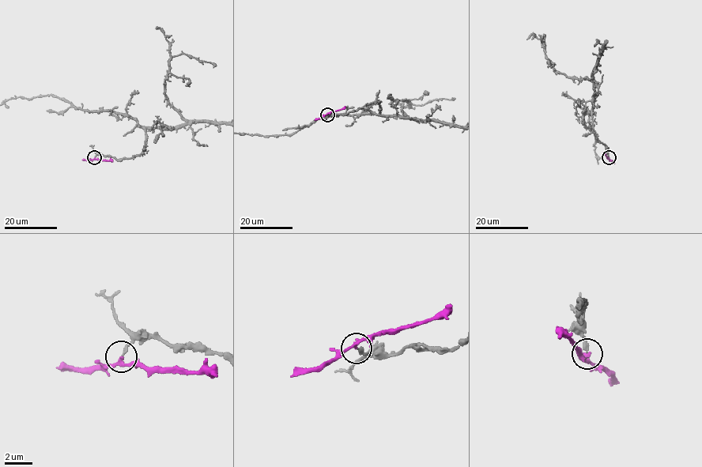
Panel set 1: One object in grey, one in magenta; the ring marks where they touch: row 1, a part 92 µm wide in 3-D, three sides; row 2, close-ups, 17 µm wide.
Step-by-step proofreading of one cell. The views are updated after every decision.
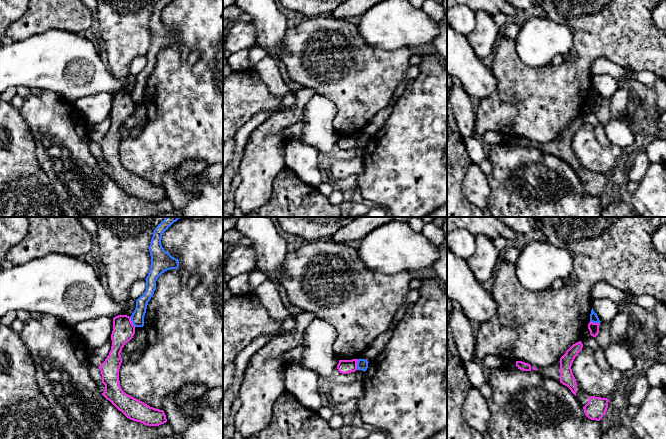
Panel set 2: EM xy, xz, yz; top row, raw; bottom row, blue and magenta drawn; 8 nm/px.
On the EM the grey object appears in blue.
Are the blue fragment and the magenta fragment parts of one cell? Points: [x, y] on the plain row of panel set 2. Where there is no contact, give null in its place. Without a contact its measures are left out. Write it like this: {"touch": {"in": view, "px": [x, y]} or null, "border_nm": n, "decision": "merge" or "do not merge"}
{"touch": {"in": "xz", "px": [357, 140]}, "border_nm": 90, "decision": "do not merge"}

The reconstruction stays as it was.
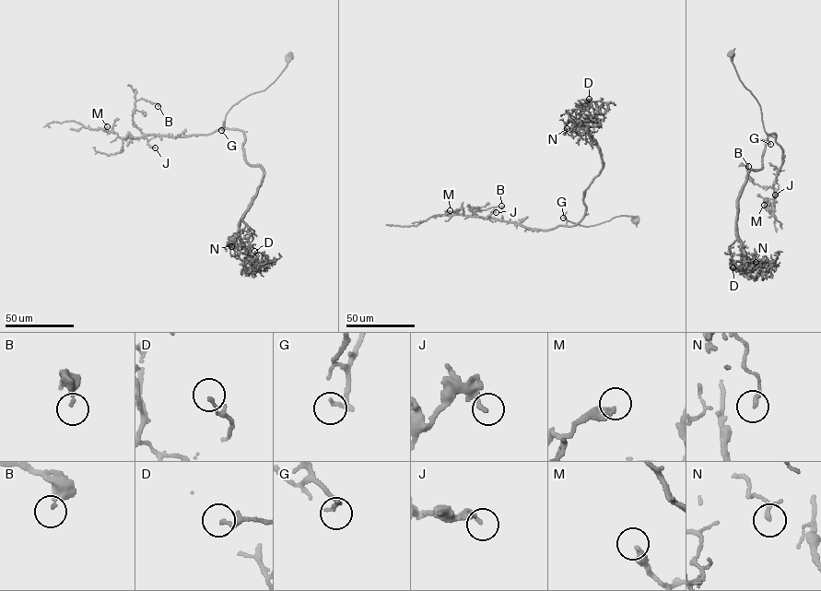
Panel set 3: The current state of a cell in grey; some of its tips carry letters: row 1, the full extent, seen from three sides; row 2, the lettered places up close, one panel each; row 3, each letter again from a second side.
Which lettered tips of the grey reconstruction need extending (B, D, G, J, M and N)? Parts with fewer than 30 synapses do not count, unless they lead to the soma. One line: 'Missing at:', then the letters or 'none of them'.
Missing at: none of them

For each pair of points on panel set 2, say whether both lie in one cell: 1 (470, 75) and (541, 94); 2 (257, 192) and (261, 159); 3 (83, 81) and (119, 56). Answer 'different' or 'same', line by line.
1: different
2: same
3: different

